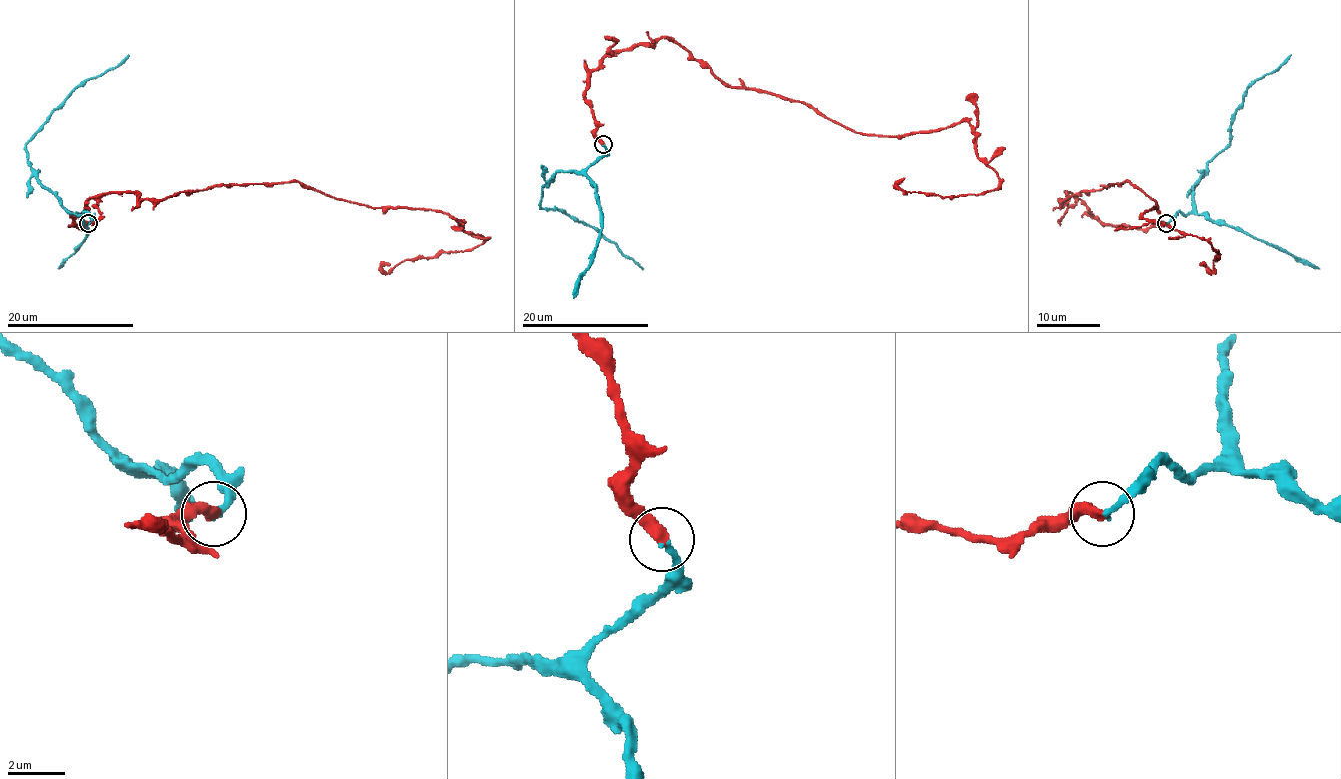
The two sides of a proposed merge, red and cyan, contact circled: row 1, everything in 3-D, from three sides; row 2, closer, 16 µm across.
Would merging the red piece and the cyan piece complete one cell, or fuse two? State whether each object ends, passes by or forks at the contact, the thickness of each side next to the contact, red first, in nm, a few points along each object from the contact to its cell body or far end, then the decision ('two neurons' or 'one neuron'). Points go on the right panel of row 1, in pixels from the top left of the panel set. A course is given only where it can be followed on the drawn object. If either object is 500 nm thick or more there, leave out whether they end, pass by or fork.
red ends; cyan ends; calibres 420 and 220 nm; course red (1165, 223), (1100, 222), (1059, 200), (1125, 182), (1154, 200), (1143, 217), (1211, 244), (1211, 273), (1199, 263); course cyan (1167, 223), (1178, 212), (1186, 214), (1192, 209), (1192, 187), (1227, 144), (1231, 117), (1245, 91), (1290, 55); one neuron

